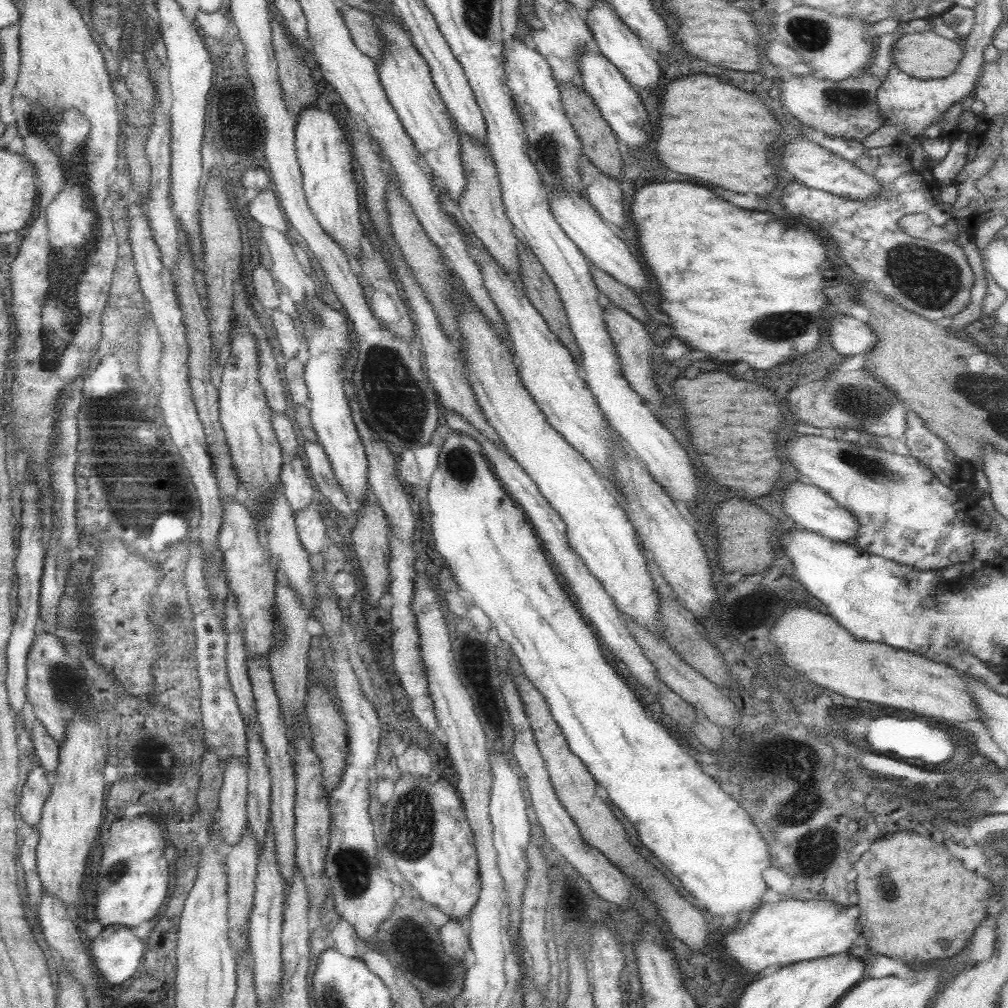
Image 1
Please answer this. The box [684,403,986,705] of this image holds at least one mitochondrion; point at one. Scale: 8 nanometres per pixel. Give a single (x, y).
(870, 467)

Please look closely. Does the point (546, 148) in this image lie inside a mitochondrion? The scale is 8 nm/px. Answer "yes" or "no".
yes

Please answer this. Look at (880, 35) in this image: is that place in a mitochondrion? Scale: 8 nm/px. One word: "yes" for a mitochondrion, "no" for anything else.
no

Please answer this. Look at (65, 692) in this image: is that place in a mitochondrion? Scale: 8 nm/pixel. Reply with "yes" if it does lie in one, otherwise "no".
yes

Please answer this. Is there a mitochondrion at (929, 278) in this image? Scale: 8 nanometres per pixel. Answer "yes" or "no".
yes

